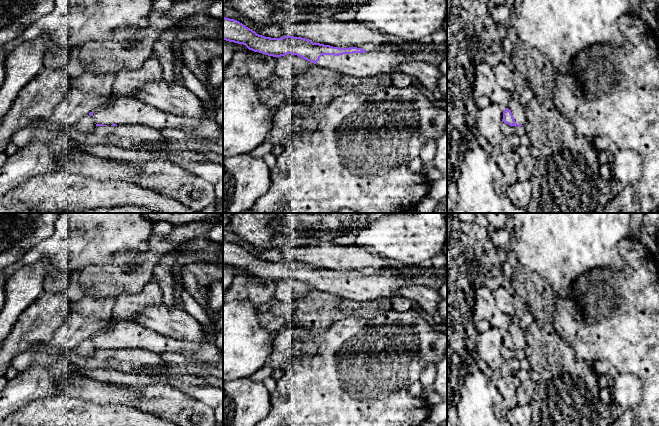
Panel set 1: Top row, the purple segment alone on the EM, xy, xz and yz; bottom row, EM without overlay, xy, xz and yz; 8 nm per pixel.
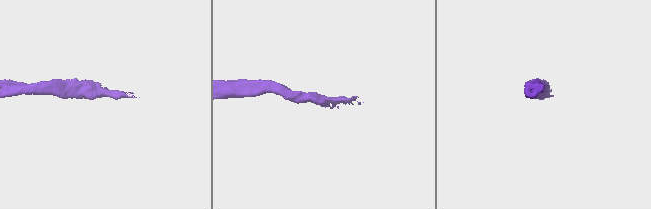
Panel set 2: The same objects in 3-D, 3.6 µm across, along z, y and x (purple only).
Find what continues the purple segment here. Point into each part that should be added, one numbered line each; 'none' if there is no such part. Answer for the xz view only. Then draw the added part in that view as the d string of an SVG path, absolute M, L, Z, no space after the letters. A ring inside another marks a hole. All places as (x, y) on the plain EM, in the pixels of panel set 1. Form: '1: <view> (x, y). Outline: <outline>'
1: xz (384, 285). Outline: M447 264L444 269L425 266L424 271L413 266L410 271L390 268L365 277L322 279L317 289L358 301L373 301L400 296L398 289L410 286L425 286L438 290L447 281Z

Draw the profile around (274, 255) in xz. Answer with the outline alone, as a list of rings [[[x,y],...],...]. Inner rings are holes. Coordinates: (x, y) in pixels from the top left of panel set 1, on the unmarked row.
[[[257,249],[253,255],[265,261],[271,261],[271,262],[284,261],[284,258],[282,256],[280,249],[266,249],[266,250]]]

